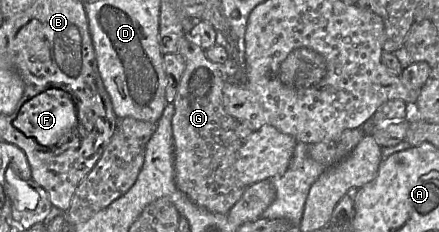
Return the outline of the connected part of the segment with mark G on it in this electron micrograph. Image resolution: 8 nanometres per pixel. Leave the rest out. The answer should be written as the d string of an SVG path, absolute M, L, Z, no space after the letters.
M189 31L179 40L178 53L184 59L185 69L173 102L172 134L175 184L195 204L212 212L227 214L247 188L239 180L235 166L239 149L245 140L238 138L235 131L237 120L225 111L223 105L223 86L227 82L227 78L222 73L222 65L207 58L205 50L193 41Z

